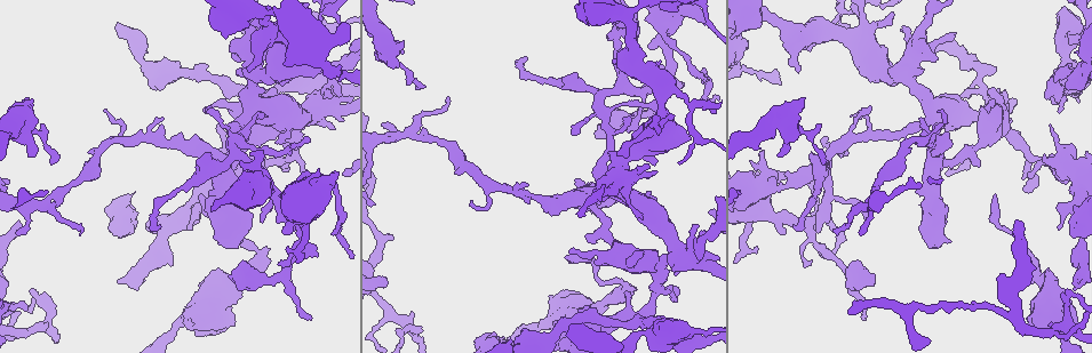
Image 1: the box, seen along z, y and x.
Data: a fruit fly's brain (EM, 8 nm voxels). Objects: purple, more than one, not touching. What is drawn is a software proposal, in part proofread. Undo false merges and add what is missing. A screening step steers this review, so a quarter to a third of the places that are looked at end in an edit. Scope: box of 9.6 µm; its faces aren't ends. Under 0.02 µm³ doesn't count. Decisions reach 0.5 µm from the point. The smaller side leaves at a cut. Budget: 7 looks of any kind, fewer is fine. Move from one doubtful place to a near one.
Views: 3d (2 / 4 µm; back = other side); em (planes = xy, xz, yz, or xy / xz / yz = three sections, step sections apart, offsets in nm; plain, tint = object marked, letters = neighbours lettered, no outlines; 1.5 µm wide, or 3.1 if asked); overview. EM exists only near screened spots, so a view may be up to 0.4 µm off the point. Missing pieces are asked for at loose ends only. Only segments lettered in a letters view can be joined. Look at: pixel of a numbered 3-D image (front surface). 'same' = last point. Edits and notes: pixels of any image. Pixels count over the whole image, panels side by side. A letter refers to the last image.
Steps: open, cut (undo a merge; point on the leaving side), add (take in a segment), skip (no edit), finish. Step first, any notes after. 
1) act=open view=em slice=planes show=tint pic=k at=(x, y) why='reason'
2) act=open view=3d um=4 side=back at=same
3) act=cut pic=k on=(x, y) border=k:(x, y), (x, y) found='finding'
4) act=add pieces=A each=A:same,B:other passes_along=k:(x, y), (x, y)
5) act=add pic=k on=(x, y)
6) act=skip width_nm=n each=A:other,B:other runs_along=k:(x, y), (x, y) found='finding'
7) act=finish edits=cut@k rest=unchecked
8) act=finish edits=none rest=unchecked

act=open view=em slice=planes show=plain pic=1 at=(694, 244) why='sudden change in width'

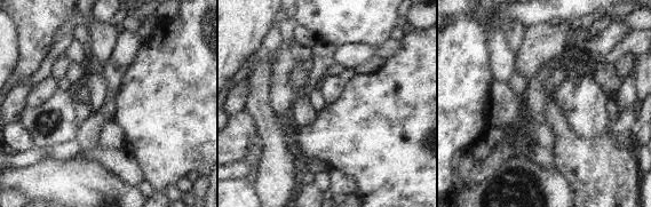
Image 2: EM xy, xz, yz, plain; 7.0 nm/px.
act=open view=em slice=planes show=letters at=same

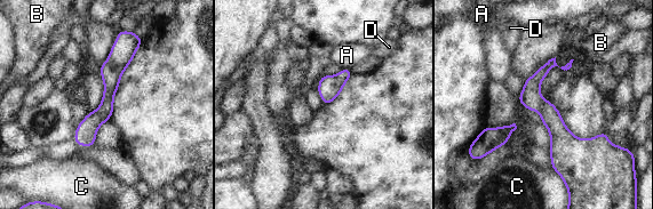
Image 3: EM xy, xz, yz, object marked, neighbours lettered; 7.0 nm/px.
act=skip each=A:other,B:other,C:other,D:other border=3:(342, 67), (349, 69) found='all the same cell'

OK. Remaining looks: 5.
act=open view=em slice=planes show=letters pic=1 at=(840, 11) why='two arms in line, one across'

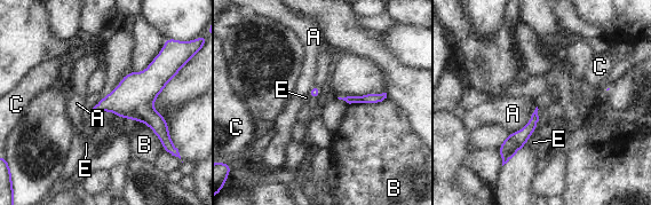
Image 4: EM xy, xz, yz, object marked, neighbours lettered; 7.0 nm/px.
act=skip each=A:other,B:other,C:other,E:other border=4:(386, 97), (376, 103), (350, 104) found='continuous, no second cell'

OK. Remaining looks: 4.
act=open view=3d um=4 pic=1 at=(573, 134) why='branch stops here'

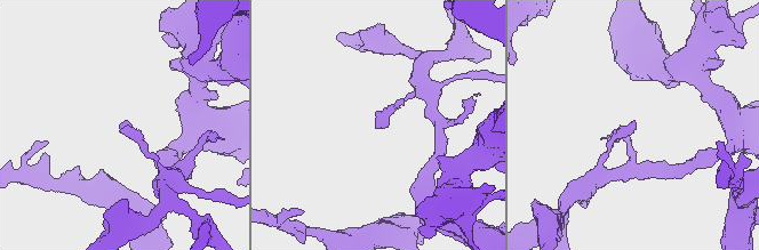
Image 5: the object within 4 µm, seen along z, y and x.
act=open view=em slice=planes show=letters pic=5 at=(633, 122)

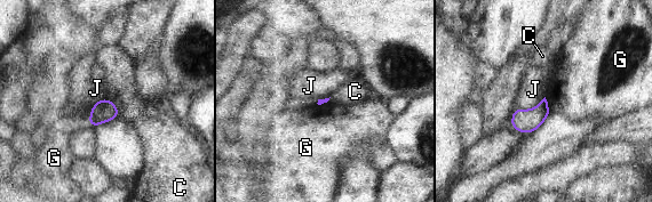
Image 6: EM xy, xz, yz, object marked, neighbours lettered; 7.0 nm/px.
act=skip longest_contact=J:240nm each=C:other,G:other,J:other border=6:(545, 97), (550, 112) found='no lettered segment goes on from it'

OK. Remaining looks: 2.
act=finish edits=none rest=unchecked

